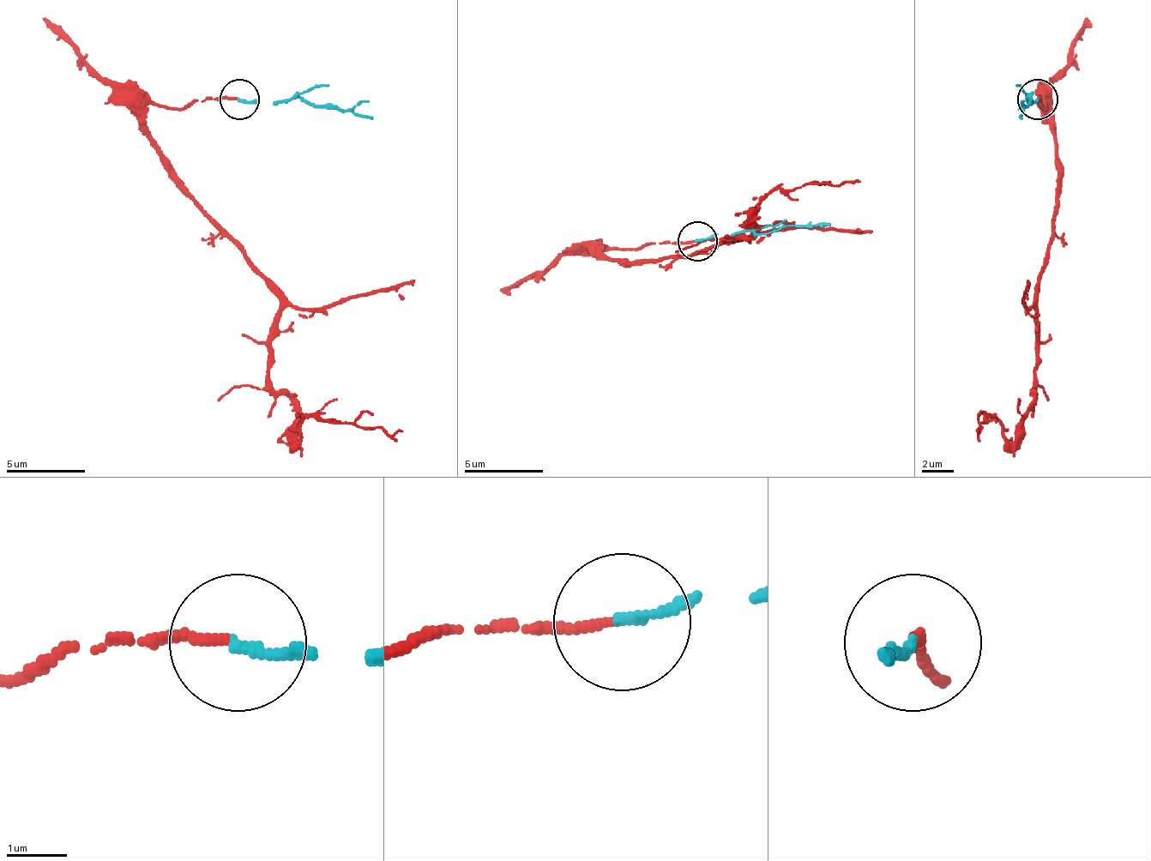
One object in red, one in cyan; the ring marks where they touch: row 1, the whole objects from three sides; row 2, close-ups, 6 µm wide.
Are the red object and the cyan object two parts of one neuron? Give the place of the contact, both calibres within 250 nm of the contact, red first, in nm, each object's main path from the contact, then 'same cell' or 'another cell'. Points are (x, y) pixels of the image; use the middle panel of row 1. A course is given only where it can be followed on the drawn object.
place (697, 241); calibres 140 and 150 nm; course red (694, 242), (603, 250), (626, 261), (686, 258), (746, 238), (769, 195), (861, 183); course cyan (698, 242), (754, 230), (829, 222); same cell

